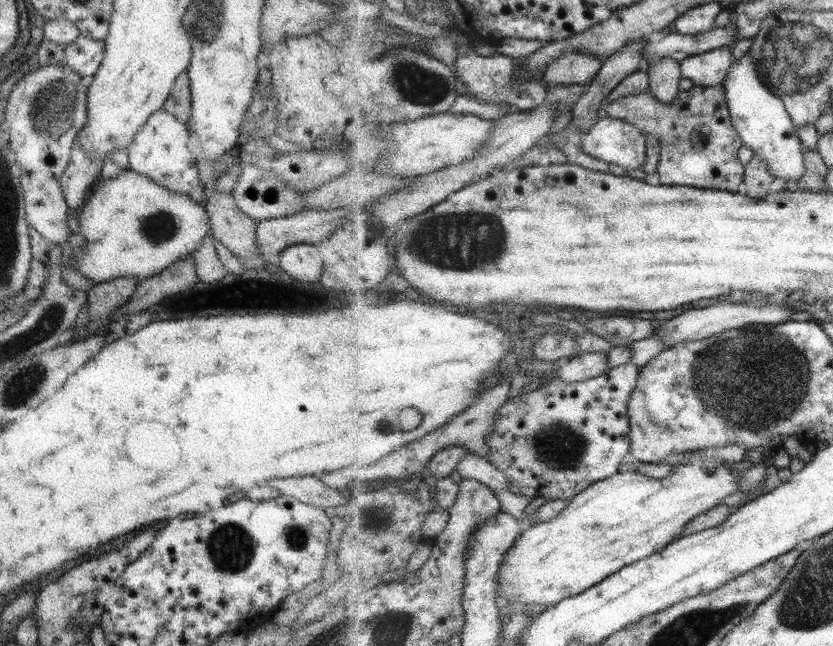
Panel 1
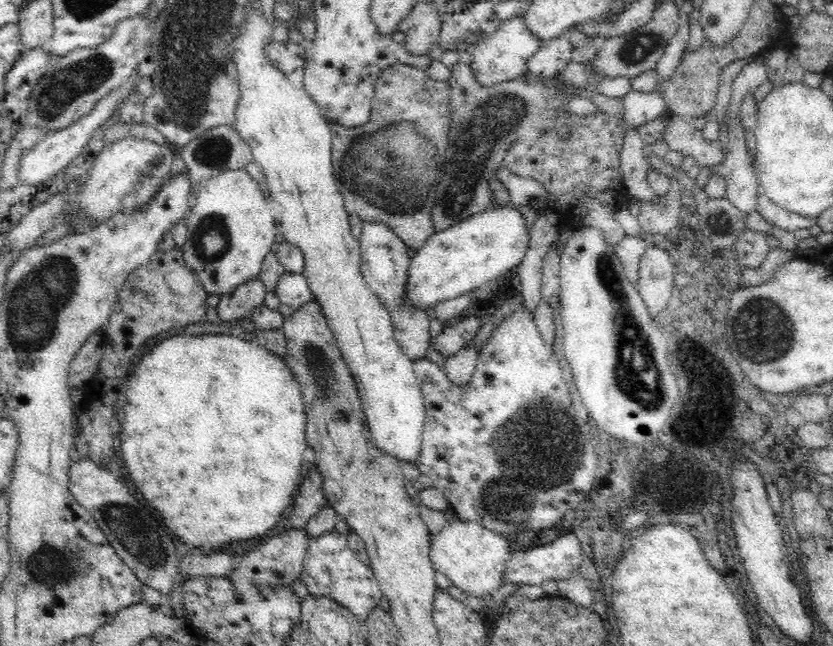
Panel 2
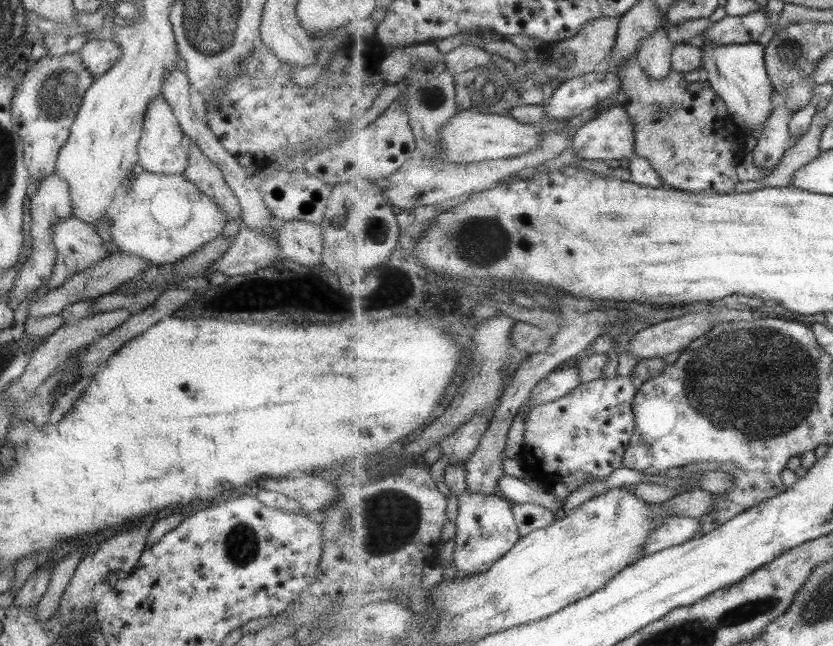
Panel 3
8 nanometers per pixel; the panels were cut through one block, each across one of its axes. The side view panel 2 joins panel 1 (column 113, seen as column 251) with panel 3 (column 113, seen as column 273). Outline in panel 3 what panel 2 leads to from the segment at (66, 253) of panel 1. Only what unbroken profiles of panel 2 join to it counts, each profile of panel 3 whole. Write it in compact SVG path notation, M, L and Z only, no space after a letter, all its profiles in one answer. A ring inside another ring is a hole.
M142 171L135 175L131 190L125 194L123 210L109 218L109 242L117 252L139 256L149 265L167 265L219 237L226 222L217 204L182 174Z

